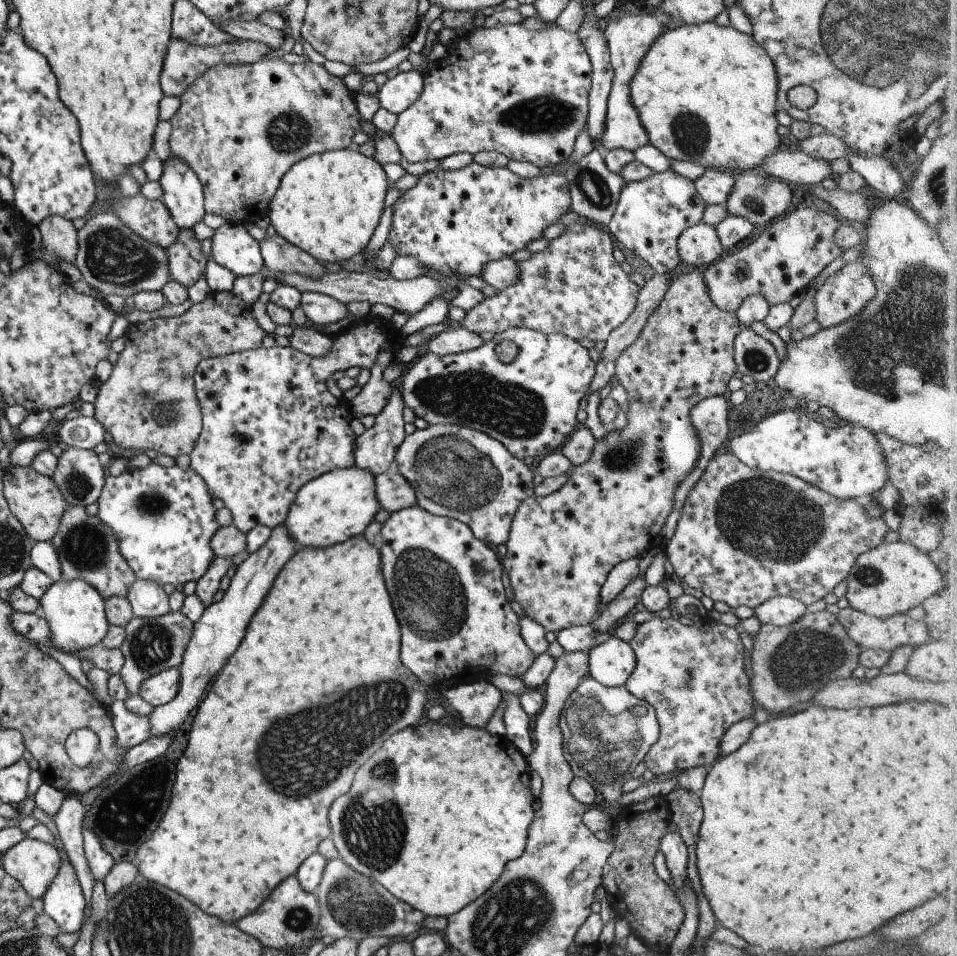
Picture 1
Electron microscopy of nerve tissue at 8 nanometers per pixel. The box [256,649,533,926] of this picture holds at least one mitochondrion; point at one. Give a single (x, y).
(372, 825)

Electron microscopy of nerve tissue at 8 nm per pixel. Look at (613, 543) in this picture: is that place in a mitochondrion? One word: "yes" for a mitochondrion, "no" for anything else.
no

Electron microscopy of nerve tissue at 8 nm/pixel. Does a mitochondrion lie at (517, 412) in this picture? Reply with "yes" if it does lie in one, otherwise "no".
yes

